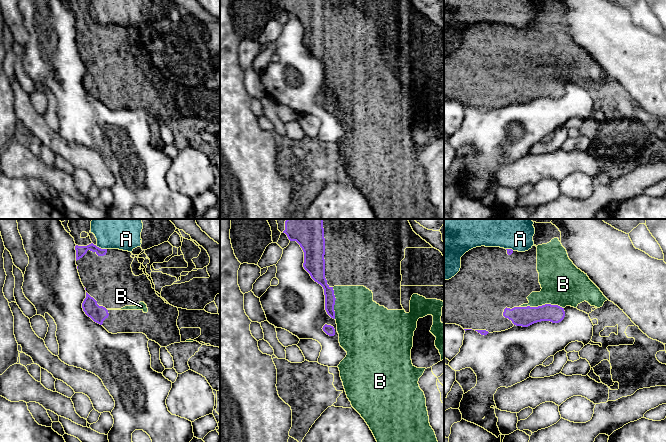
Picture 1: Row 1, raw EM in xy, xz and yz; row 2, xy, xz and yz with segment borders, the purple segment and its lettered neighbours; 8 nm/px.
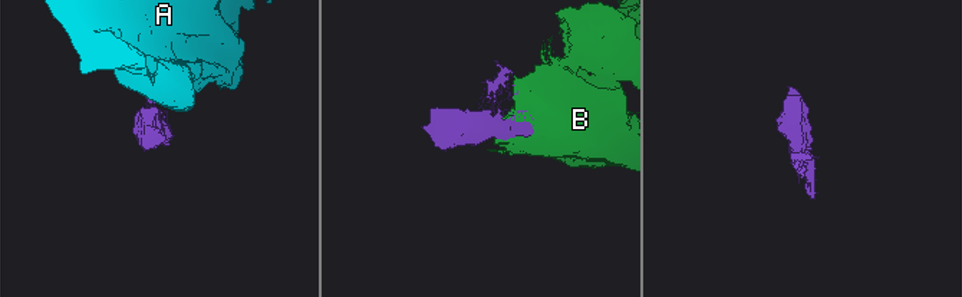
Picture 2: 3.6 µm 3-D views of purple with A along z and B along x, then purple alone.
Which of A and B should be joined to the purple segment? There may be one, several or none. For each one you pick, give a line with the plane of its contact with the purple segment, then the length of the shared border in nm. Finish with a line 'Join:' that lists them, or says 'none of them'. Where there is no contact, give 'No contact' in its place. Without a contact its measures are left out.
B: Touches purple in yz. Shared border 360 nm
Join: B

